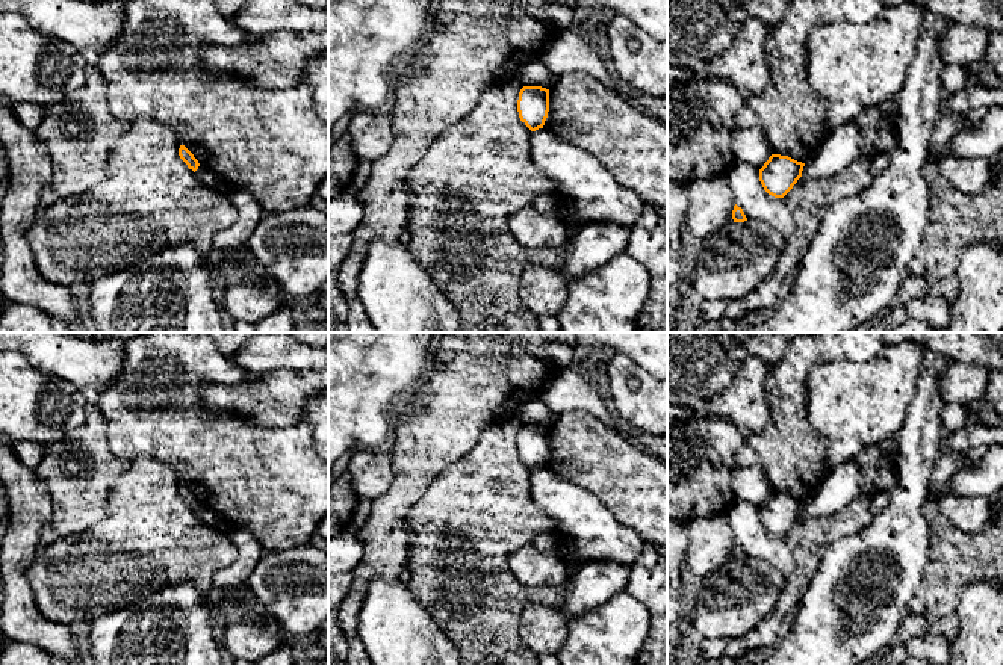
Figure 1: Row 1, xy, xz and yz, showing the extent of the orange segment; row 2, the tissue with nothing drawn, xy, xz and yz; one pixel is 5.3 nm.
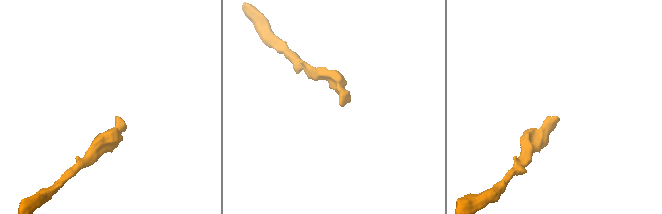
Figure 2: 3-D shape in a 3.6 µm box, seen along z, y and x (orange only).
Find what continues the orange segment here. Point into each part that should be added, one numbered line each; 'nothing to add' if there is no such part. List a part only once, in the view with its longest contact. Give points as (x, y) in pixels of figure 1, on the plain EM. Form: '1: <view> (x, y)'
nothing to add

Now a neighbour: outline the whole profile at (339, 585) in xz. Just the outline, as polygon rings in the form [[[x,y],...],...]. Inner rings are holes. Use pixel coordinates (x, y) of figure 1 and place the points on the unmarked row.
[[[352,573],[328,576],[328,609],[336,611],[351,589]]]

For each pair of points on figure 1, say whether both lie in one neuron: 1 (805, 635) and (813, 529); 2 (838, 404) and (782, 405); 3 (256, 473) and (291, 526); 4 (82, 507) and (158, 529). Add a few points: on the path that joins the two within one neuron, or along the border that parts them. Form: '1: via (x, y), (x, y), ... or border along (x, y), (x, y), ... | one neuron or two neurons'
1: border along (826, 549), (817, 572), (796, 606) | two neurons
2: border along (811, 371), (807, 392), (807, 420), (823, 437) | two neurons
3: via (270, 487), (282, 499), (283, 513) | one neuron
4: border along (117, 479), (106, 516), (77, 534) | two neurons

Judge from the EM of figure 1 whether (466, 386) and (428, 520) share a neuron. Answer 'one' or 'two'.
two

